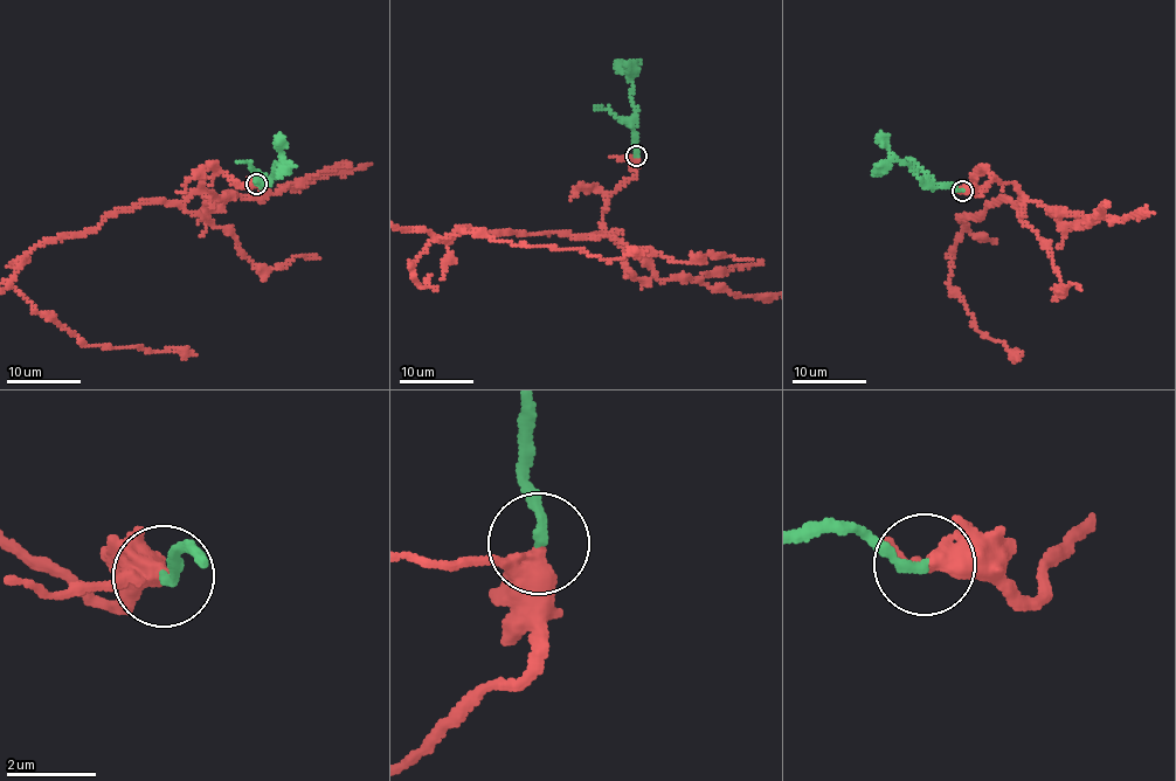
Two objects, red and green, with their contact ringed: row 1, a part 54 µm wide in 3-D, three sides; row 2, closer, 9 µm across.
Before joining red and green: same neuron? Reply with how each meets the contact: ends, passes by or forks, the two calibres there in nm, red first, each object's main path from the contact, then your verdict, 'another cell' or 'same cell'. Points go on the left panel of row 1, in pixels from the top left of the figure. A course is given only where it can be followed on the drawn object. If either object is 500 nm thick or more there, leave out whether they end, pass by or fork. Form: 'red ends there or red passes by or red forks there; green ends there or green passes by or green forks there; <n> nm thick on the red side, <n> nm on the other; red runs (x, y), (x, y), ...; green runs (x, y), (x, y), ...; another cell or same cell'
red passes by; green ends there; 400 nm thick on the red side, 240 nm on the other; red runs (256, 184), (220, 172), (181, 202), (116, 209), (47, 240), (4, 290); green runs (256, 185), (260, 179), (267, 184), (282, 156), (278, 133); same cell

